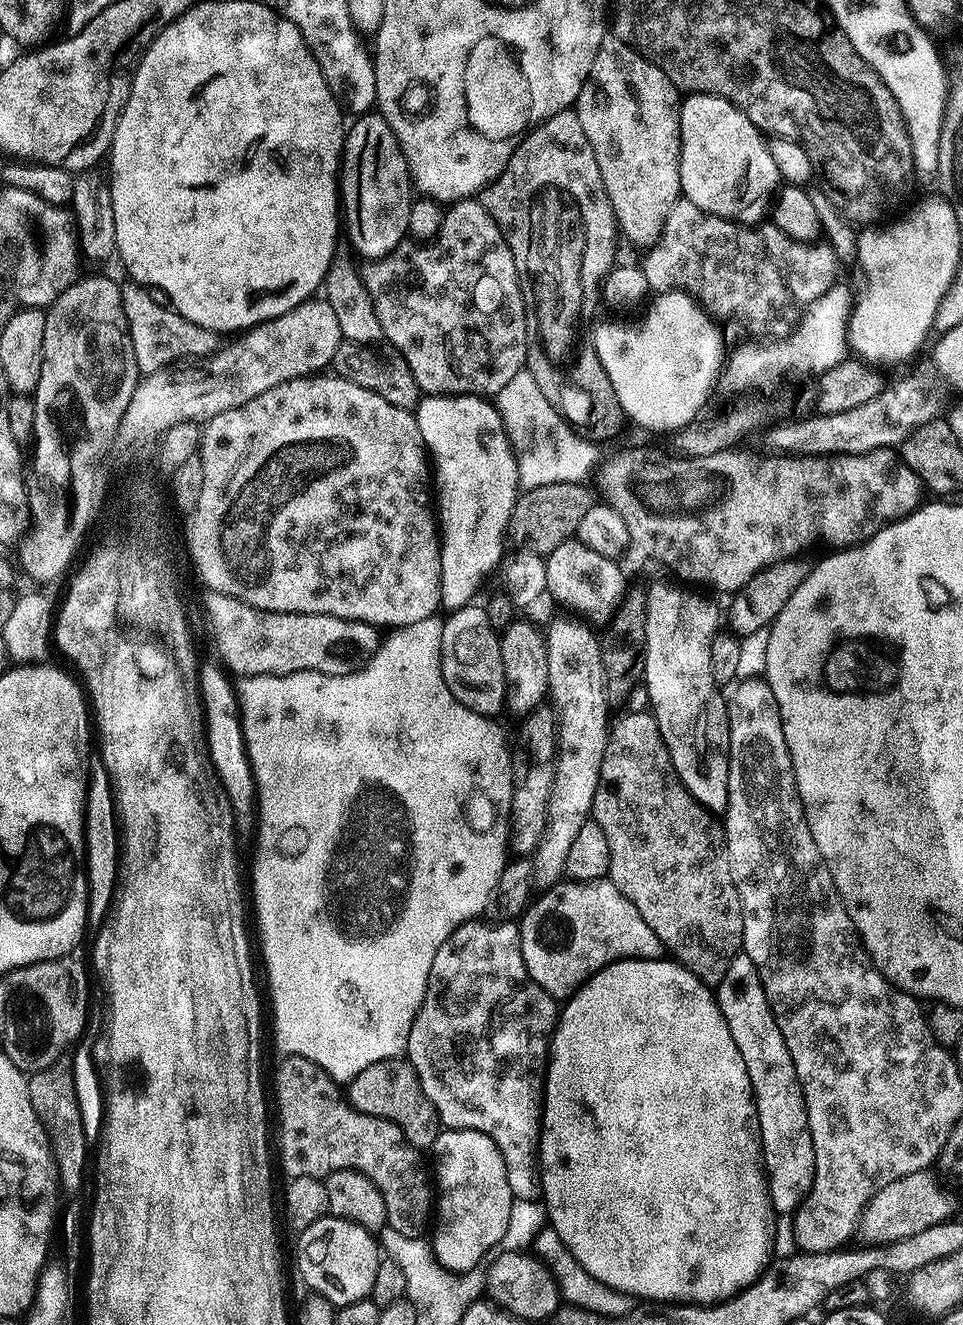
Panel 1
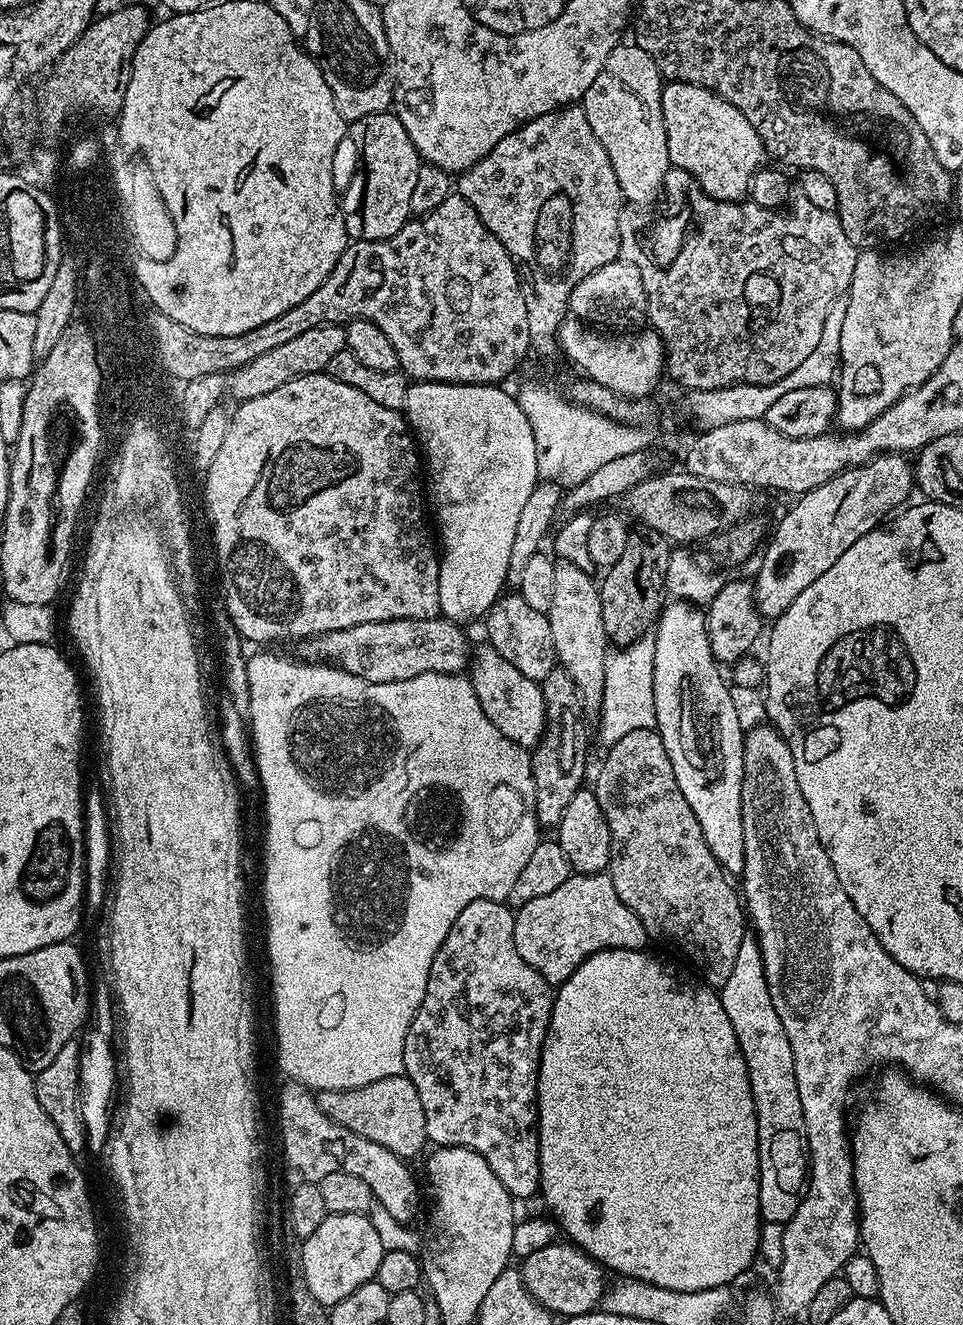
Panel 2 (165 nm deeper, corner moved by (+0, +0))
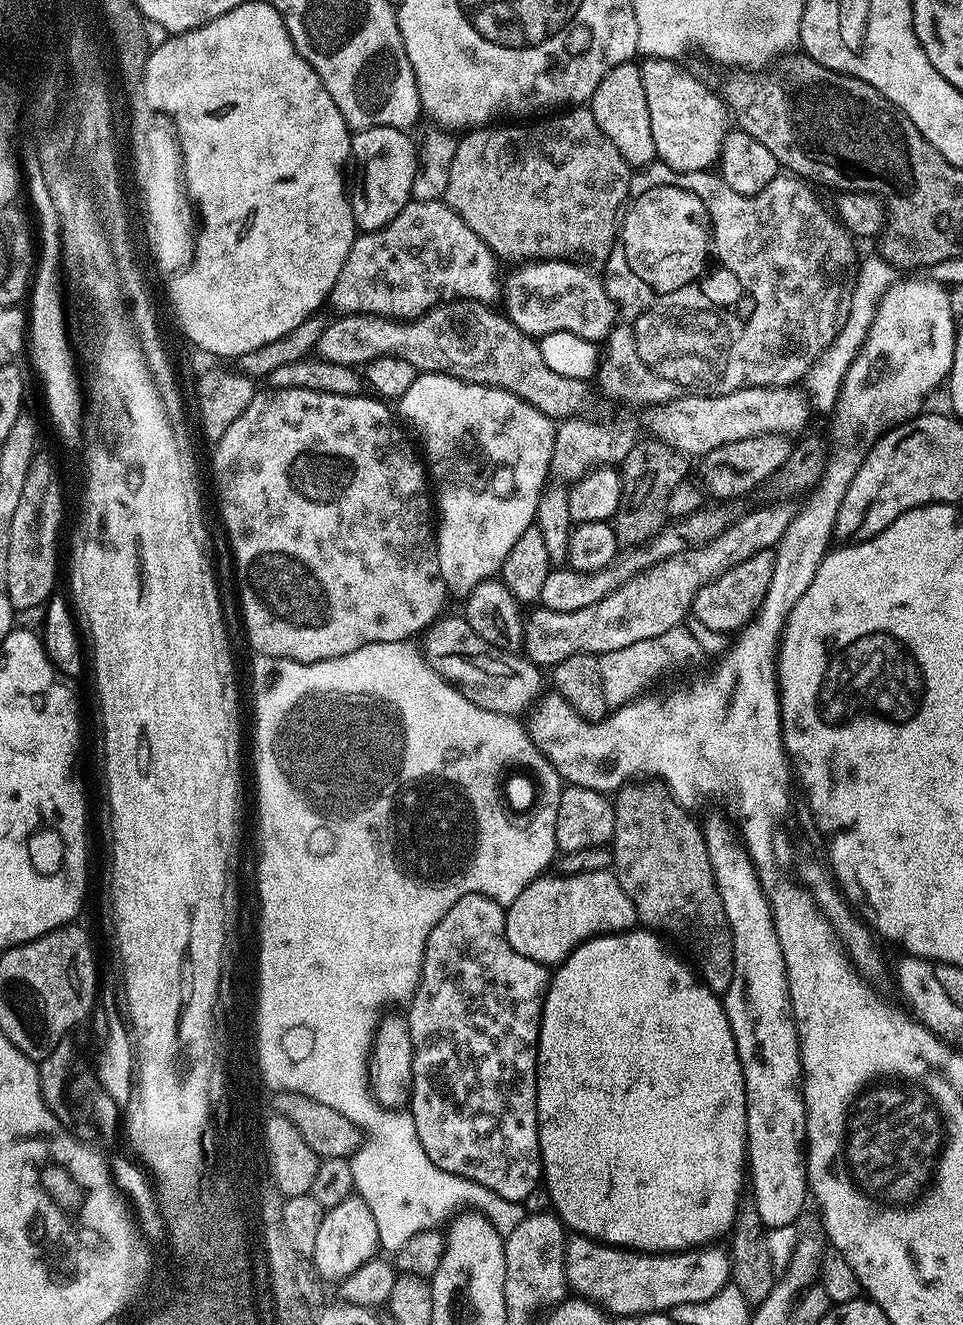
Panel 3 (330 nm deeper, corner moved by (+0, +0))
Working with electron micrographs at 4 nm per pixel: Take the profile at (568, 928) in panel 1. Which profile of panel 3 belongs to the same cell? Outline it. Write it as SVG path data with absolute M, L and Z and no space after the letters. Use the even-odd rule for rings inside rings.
M611 870L583 872L573 876L539 876L534 882L530 882L530 886L526 886L526 890L522 890L522 894L518 894L518 898L514 898L512 904L507 905L504 921L510 946L518 950L518 954L545 966L559 966L579 944L585 944L594 936L627 932L635 929L638 924L634 902L626 898L626 890L622 890L615 872Z

